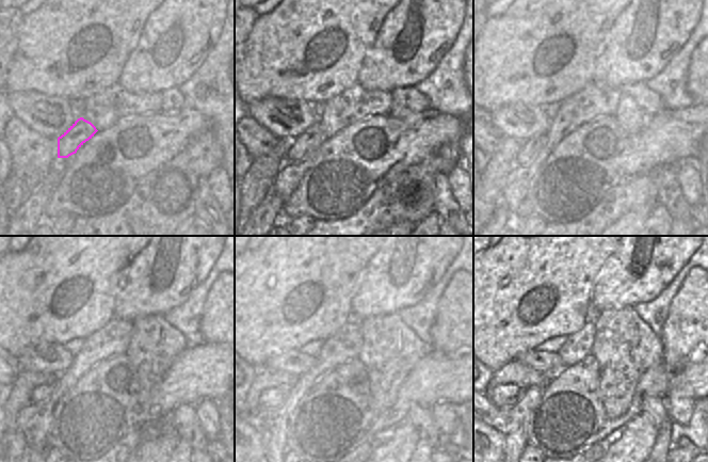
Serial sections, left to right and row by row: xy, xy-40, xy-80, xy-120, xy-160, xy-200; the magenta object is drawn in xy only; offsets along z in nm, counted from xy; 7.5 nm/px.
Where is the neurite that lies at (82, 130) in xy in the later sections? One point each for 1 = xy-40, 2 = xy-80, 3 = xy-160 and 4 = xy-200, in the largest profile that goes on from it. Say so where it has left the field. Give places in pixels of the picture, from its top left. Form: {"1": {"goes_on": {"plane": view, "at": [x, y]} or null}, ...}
{"1": {"goes_on": {"plane": "xy-40", "at": [306, 144]}}, "2": {"goes_on": {"plane": "xy-80", "at": [530, 148]}}, "3": {"goes_on": {"plane": "xy-160", "at": [273, 397]}}, "4": {"goes_on": {"plane": "xy-200", "at": [505, 396]}}}

